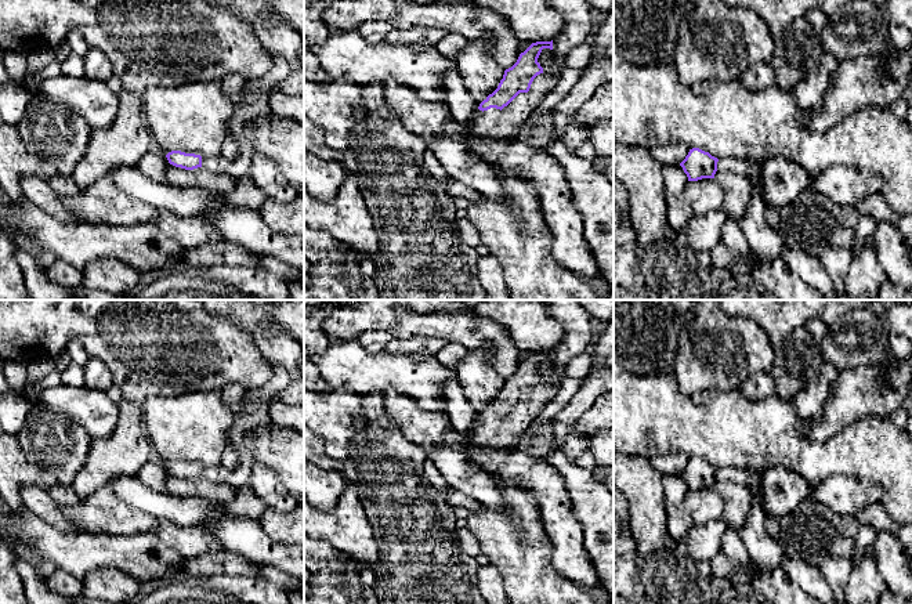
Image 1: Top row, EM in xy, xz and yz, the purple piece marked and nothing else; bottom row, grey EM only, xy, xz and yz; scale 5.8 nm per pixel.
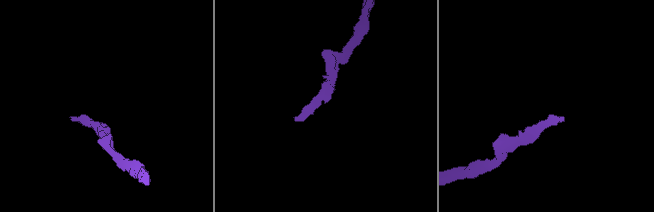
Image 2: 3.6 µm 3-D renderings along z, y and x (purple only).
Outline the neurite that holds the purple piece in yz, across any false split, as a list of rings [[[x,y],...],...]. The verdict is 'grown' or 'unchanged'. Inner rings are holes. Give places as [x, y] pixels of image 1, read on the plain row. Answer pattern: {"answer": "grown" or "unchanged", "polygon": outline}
{"answer": "grown", "polygon": [[[699,457],[690,459],[680,475],[687,484],[688,491],[714,488],[717,480],[732,481],[746,488],[761,484],[761,478],[752,470],[738,469],[734,466],[717,469]]]}

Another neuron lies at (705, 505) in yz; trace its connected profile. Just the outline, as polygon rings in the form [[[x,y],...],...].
[[[714,488],[688,491],[685,510],[694,525],[701,527],[710,521],[724,520],[724,499]]]

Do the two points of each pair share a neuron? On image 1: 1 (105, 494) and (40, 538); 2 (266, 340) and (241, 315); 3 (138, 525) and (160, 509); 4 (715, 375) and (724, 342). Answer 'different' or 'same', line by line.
1: different
2: different
3: different
4: same

